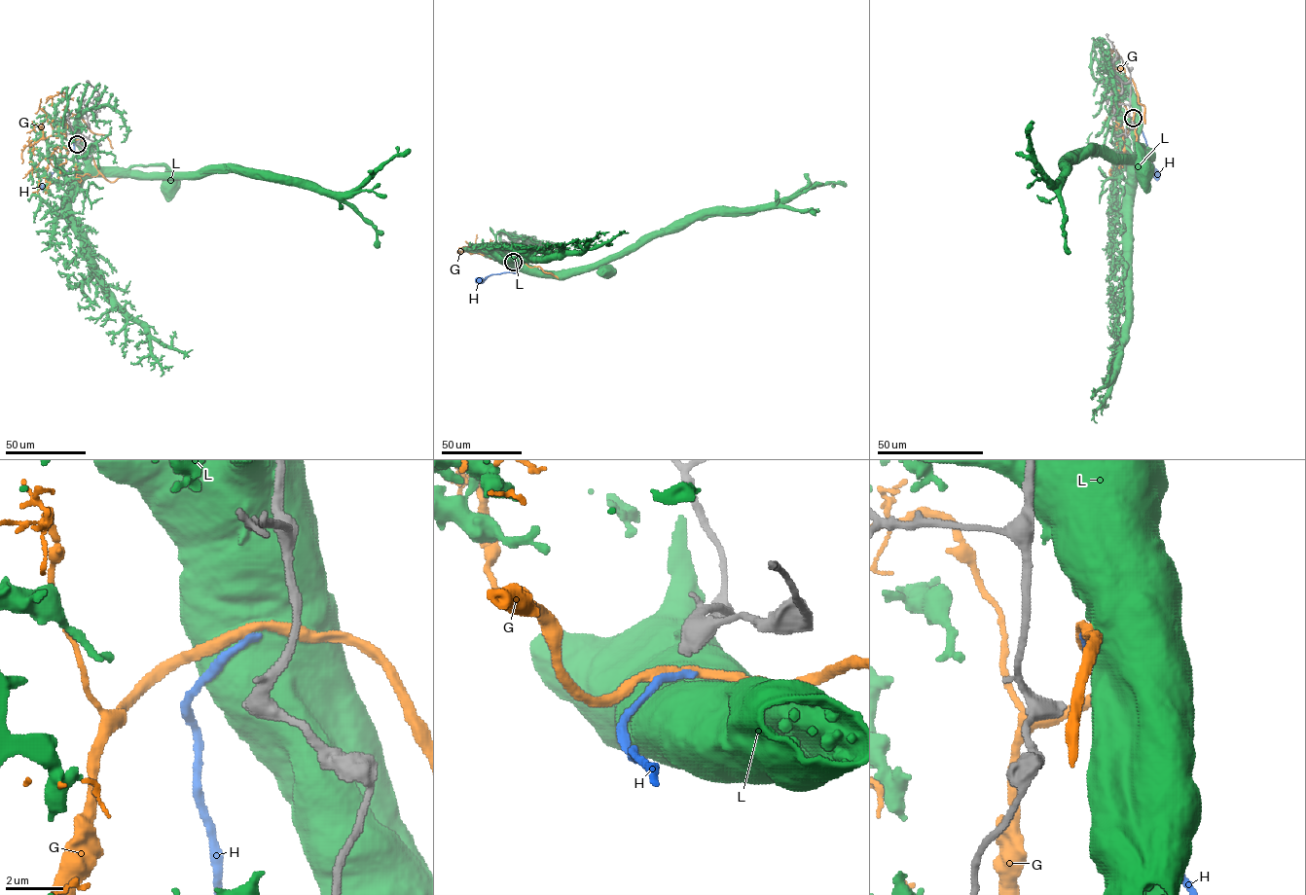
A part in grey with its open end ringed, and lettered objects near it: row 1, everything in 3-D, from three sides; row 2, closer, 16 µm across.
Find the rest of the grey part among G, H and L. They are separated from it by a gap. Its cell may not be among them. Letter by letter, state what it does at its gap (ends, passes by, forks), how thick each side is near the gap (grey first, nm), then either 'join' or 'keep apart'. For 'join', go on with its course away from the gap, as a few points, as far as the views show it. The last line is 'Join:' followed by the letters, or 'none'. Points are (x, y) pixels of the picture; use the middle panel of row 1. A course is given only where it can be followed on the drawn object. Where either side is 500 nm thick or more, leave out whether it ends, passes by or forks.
G: it passes by; calibres 480 and 360 nm; keep apart
H: it passes by; calibres 480 and 280 nm; keep apart
L: calibres 480 and 900 nm; keep apart
Join: none

